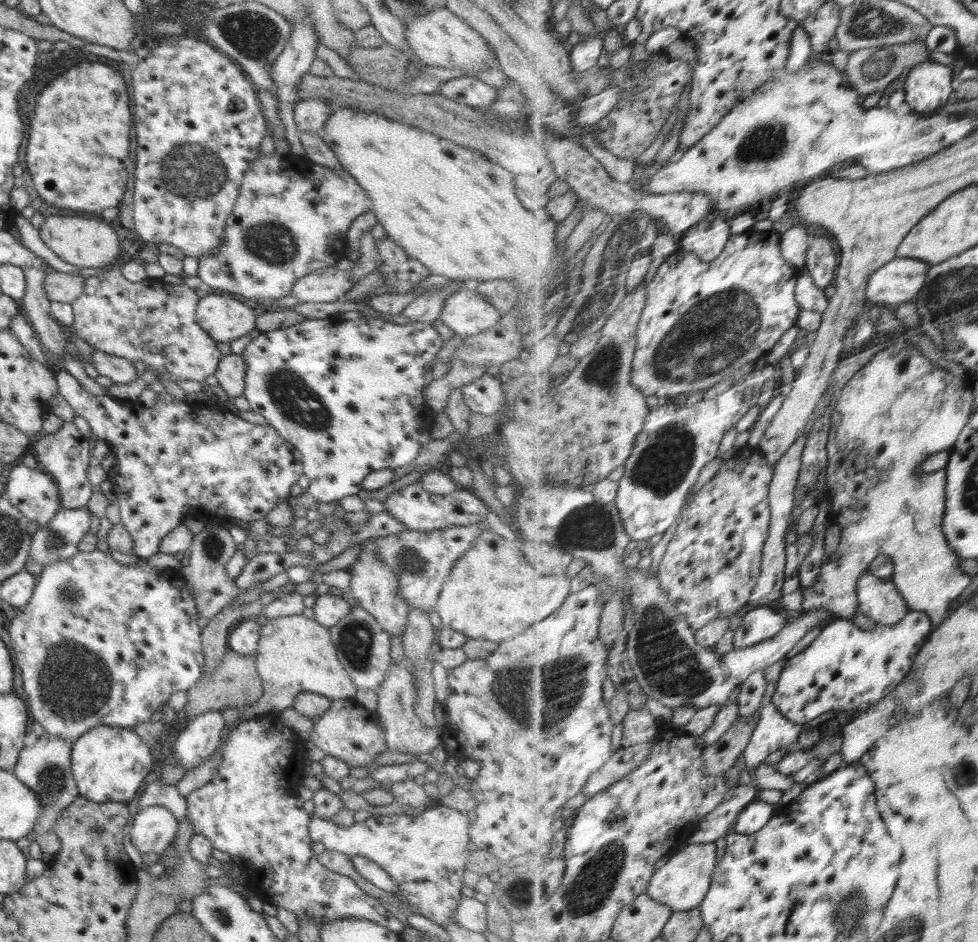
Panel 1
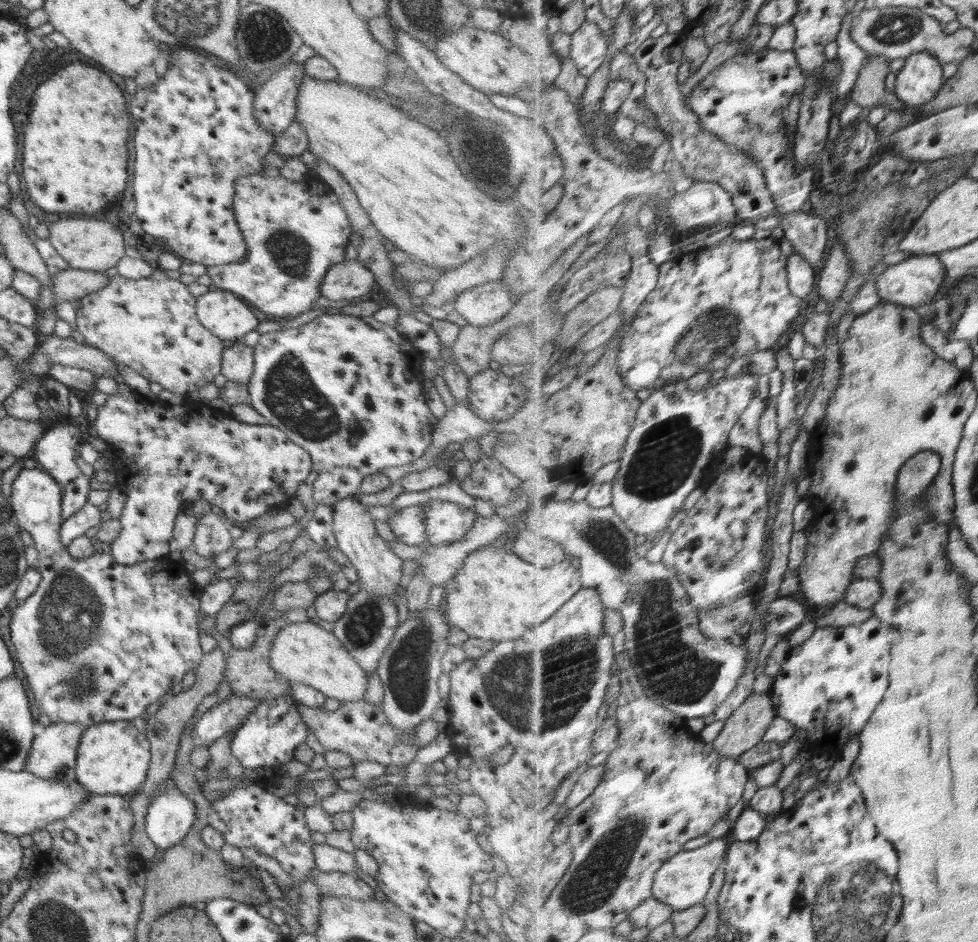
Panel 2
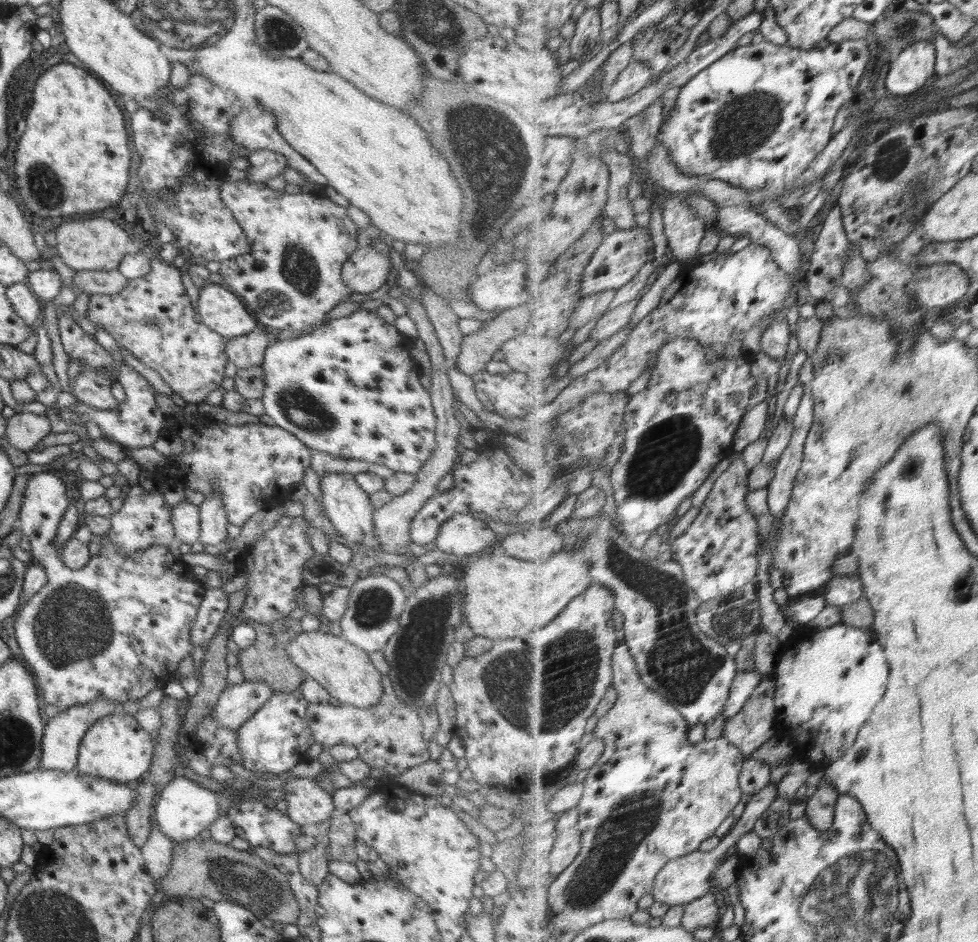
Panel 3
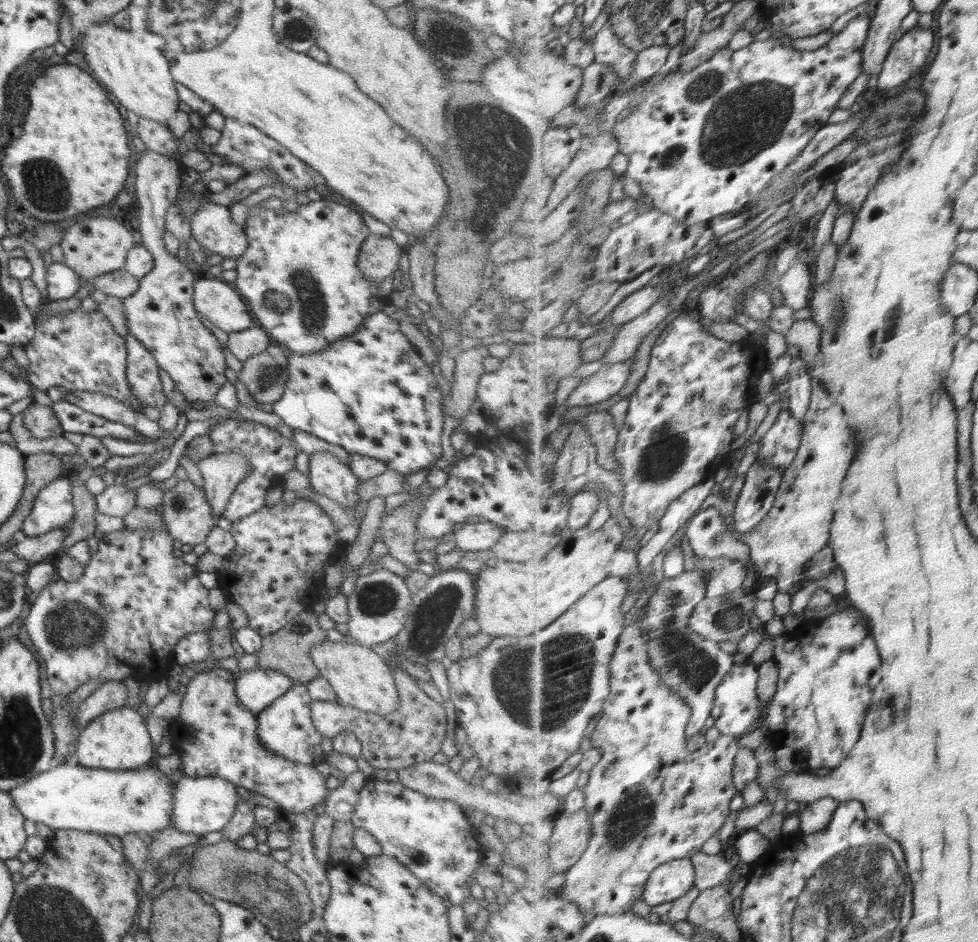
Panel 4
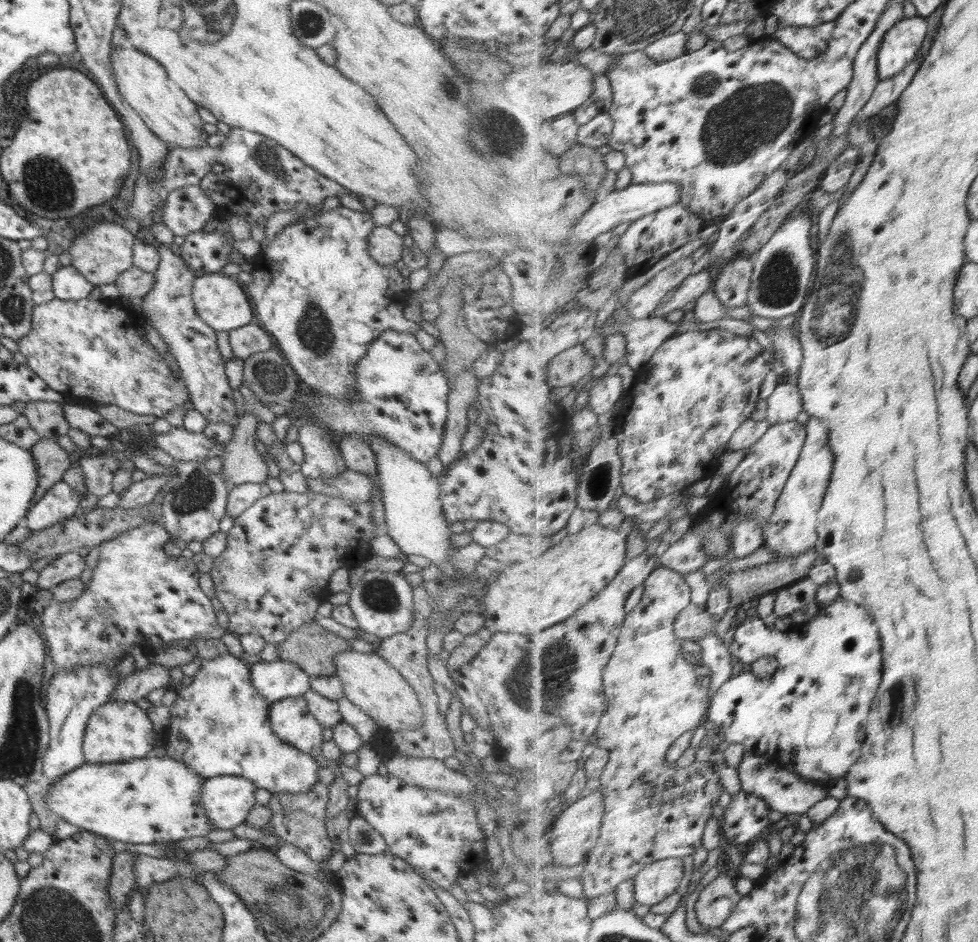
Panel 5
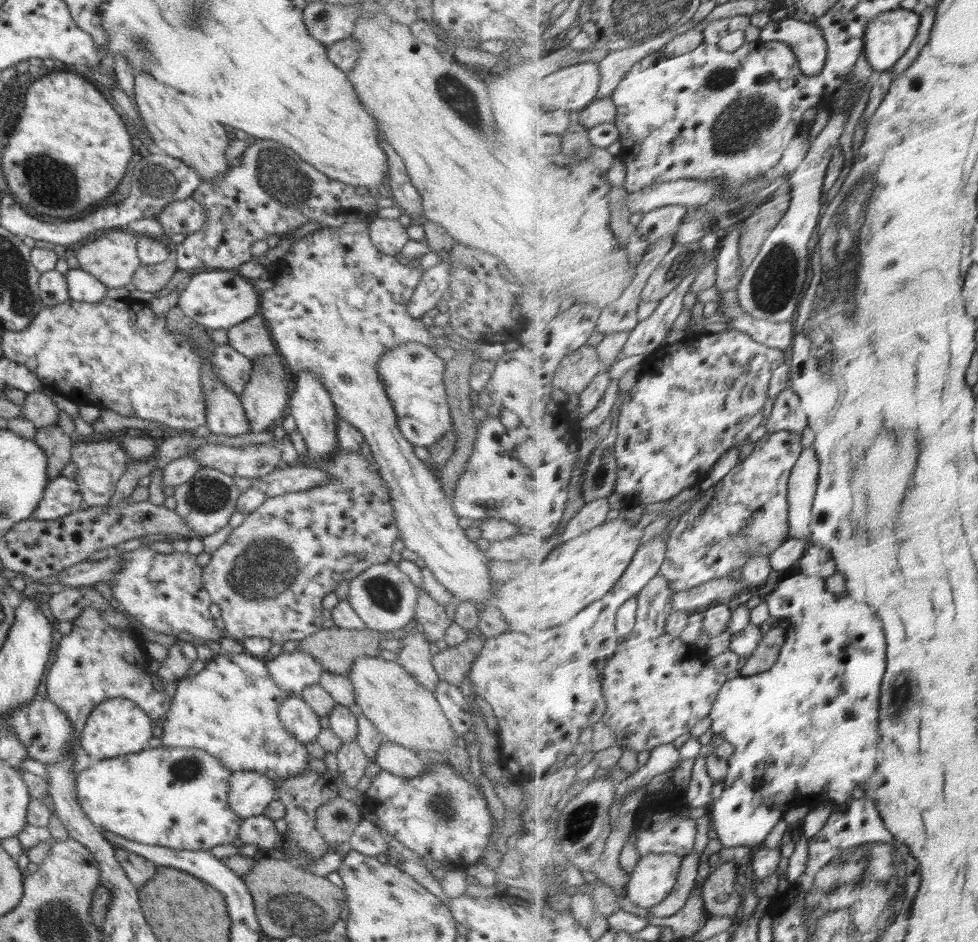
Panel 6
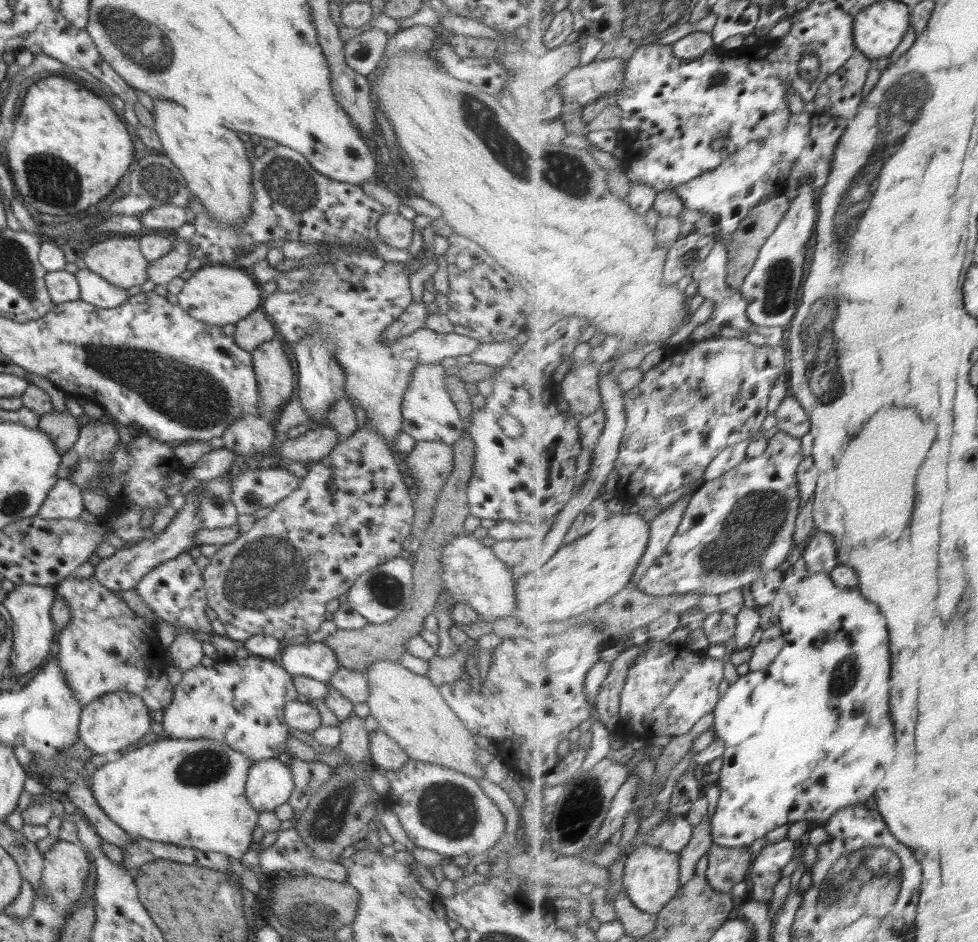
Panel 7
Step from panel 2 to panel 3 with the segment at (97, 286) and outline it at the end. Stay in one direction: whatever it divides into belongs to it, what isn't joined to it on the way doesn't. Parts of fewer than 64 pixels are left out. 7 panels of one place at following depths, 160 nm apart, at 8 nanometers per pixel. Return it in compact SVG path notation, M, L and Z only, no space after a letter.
M118 270L109 271L77 271L74 277L77 290L88 295L118 294L128 279Z

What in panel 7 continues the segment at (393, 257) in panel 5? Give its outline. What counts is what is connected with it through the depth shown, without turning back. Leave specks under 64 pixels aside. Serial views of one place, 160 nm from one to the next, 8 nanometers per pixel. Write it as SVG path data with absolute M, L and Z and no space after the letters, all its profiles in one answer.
M385 212L377 222L379 241L392 248L408 248L412 242L412 221L400 213Z

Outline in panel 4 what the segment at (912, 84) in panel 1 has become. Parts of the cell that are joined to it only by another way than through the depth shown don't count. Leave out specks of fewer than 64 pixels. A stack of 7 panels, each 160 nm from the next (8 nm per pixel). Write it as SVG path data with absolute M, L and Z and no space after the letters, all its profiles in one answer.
M914 27L900 36L887 56L880 71L879 88L891 89L912 80L924 66L930 56L930 50L936 44L934 29Z

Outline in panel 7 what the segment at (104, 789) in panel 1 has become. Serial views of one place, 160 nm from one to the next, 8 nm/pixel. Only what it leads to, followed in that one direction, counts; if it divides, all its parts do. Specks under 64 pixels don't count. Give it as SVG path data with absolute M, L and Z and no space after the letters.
M124 690L110 691L81 708L79 738L95 755L116 756L148 734L152 721L152 712L138 695Z

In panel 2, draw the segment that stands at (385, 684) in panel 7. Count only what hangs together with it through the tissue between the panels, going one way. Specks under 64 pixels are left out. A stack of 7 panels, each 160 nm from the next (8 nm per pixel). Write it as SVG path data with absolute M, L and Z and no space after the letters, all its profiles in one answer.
M306 622L281 625L274 644L270 649L270 664L276 674L283 676L289 684L287 694L282 697L294 699L291 694L292 683L302 683L314 687L334 700L354 702L365 699L367 676L365 670L347 652L332 632L327 632L316 623Z

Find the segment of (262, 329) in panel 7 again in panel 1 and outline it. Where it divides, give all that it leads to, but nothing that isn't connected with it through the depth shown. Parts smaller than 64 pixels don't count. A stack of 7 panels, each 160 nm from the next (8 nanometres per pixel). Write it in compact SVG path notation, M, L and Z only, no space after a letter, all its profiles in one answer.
M231 353L228 356L222 356L213 376L217 378L220 388L228 397L234 399L243 396L245 390L244 360L241 355Z

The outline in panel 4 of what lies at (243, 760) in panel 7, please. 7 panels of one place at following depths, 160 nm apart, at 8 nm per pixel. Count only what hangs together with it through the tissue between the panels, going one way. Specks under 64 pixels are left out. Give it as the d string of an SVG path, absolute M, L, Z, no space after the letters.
M60 763L53 764L53 766L44 771L39 772L34 778L11 788L11 790L6 790L11 794L12 800L14 804L18 807L18 810L23 814L23 817L28 819L33 823L42 823L45 824L46 827L52 828L53 830L70 830L70 831L82 831L82 832L92 832L92 833L110 833L114 834L114 836L118 836L120 838L126 836L126 834L130 833L146 833L146 834L154 834L158 831L162 831L162 829L171 828L173 826L173 822L171 816L173 815L173 796L176 778L174 776L167 775L163 773L156 765L148 764L147 766L135 768L134 770L125 770L125 771L111 771L104 770L99 768L86 768L82 765L69 765L68 763Z

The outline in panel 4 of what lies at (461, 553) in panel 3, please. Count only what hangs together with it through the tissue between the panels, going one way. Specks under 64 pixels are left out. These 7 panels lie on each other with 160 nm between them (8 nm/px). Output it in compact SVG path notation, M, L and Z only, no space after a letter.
M480 521L478 523L464 523L464 525L454 532L458 547L464 552L487 551L490 550L503 535L504 529L490 521Z

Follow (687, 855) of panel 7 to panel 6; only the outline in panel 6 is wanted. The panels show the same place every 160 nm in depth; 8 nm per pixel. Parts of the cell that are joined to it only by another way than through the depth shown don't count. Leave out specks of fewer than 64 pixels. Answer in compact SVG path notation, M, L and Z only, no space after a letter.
M692 852L685 857L678 885L669 899L658 907L650 909L650 914L660 918L672 917L681 912L688 903L693 890L697 886L700 871L701 853Z

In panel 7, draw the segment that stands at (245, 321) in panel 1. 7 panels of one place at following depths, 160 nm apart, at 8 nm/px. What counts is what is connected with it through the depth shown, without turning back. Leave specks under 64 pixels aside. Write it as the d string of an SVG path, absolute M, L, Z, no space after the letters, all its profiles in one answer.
M224 264L203 265L195 271L194 275L185 280L182 288L175 291L178 304L192 318L219 327L235 324L253 310L260 308L265 294L254 277L248 275L245 269Z

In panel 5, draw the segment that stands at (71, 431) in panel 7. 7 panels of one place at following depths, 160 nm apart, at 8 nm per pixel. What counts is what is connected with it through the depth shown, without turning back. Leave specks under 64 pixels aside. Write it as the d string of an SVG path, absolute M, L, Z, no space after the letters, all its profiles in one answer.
M40 437L30 449L37 466L38 485L34 491L32 504L38 502L54 484L61 482L65 470L70 466L69 452L65 451L57 441Z

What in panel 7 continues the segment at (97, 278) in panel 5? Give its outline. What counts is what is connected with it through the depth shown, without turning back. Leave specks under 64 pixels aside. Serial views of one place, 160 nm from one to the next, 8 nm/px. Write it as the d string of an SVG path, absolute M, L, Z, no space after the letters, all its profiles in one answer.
M122 235L118 238L105 239L91 246L83 257L88 269L99 274L104 280L123 289L140 286L147 280L148 261L142 254L136 235Z

